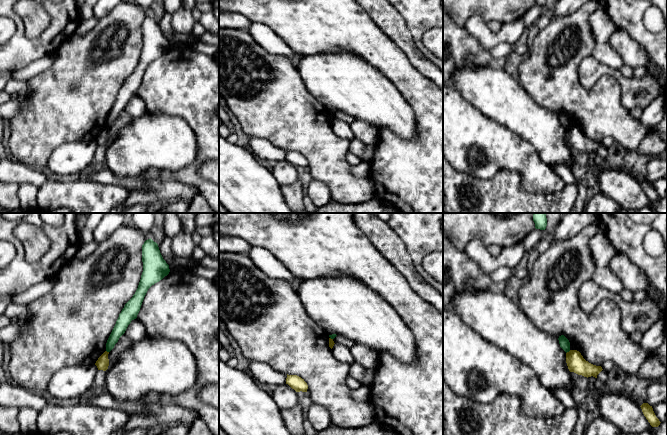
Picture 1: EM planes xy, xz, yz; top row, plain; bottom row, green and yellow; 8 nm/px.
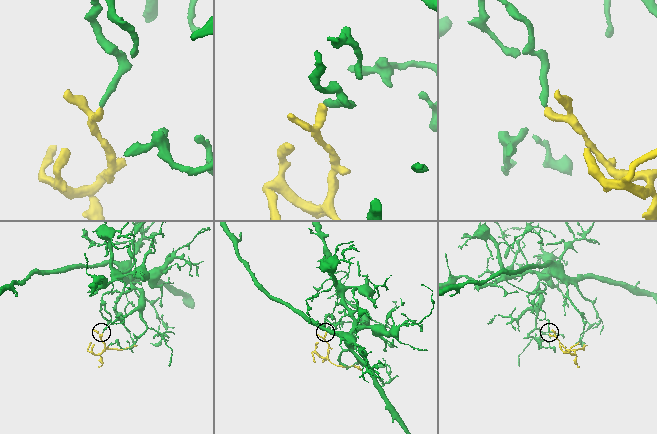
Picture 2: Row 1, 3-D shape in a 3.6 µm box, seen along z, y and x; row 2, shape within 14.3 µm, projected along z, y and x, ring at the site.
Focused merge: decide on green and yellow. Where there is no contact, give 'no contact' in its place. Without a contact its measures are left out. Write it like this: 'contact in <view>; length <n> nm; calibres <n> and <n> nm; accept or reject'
contact in yz; length 50 nm; calibres 80 and 150 nm; reject

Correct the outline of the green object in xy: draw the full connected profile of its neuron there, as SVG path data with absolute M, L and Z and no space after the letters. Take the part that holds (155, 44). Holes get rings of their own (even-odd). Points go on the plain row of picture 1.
M151 14L146 16L142 21L142 38L143 48L138 64L119 90L106 119L107 128L110 128L114 124L131 97L137 94L148 65L162 56L170 48L169 41L163 35L158 20Z

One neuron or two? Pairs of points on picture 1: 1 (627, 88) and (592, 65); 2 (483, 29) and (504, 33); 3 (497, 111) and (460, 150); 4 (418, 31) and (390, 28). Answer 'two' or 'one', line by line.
1: one
2: one
3: two
4: two

